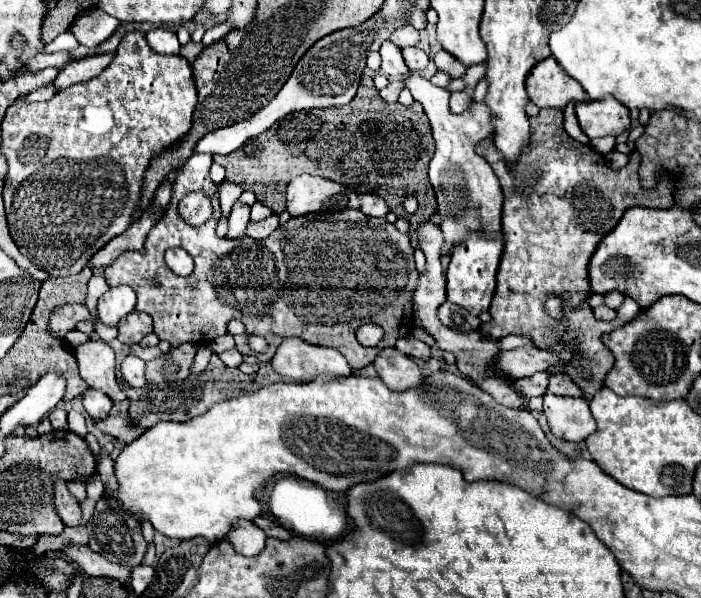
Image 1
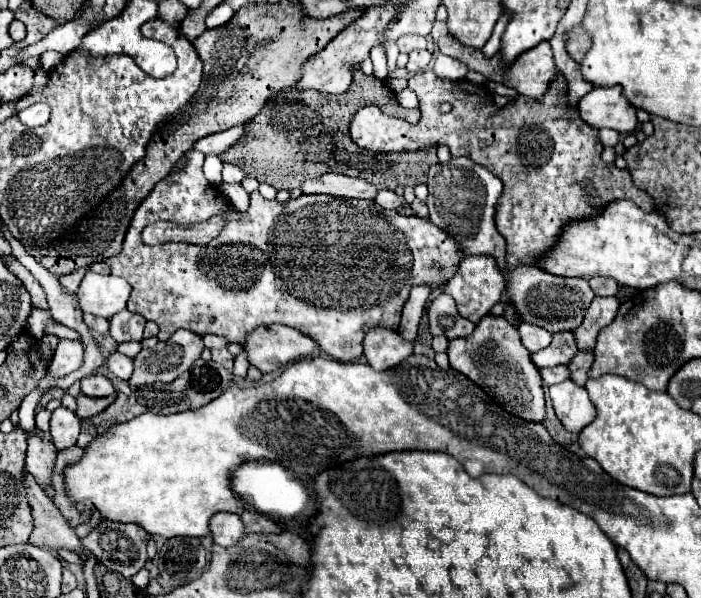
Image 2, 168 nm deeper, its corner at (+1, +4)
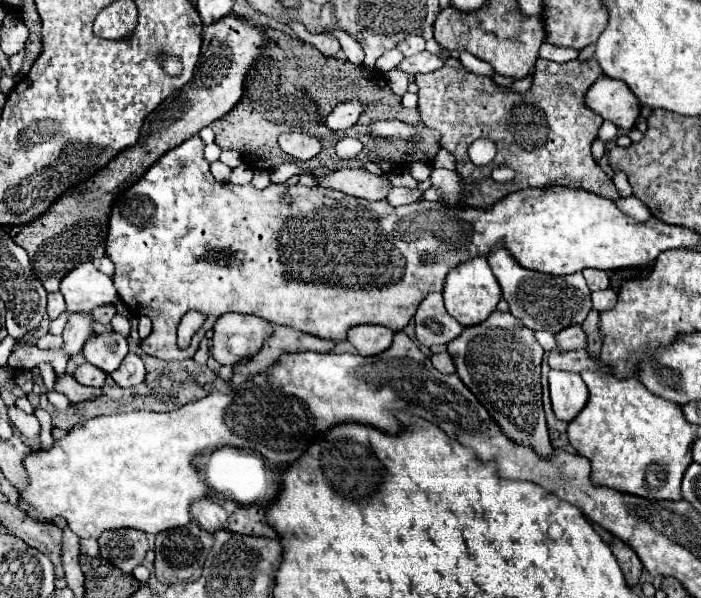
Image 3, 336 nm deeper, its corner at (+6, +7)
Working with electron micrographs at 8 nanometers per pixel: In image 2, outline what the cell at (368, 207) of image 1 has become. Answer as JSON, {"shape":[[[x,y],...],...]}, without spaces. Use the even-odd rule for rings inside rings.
{"shape":[[[379,190],[375,196],[375,204],[379,204],[385,210],[395,210],[405,202],[403,196],[397,196],[393,190]]]}

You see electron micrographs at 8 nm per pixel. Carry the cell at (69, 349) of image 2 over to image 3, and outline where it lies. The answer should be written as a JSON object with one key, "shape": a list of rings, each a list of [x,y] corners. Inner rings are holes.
{"shape":[[[70,313],[68,315],[68,323],[64,327],[64,349],[70,353],[70,355],[76,355],[84,341],[92,335],[92,325],[94,325],[94,319],[90,317],[90,313]]]}

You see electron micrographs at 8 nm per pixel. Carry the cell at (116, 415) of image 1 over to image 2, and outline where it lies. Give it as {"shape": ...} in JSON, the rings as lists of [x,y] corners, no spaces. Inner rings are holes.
{"shape":[[[81,394],[81,396],[77,398],[77,416],[83,418],[83,420],[93,418],[93,416],[101,414],[115,398],[117,398],[115,394],[111,394],[111,396],[107,396],[107,398],[89,398],[89,396],[83,396],[83,394]]]}

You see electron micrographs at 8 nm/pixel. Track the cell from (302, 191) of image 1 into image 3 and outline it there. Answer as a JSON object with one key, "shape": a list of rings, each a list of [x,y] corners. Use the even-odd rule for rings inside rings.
{"shape":[[[338,169],[332,175],[320,179],[322,187],[330,187],[342,191],[352,197],[362,197],[368,201],[384,199],[390,193],[392,183],[386,175],[374,175],[368,169]]]}

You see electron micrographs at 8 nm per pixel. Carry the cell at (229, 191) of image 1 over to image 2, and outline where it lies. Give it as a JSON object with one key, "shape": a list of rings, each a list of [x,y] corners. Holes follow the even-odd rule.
{"shape":[[[225,164],[223,166],[223,182],[225,184],[239,184],[245,178],[245,172],[235,166],[235,164]]]}

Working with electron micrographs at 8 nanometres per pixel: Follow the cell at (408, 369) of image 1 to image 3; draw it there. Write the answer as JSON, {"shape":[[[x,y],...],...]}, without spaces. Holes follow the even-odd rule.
{"shape":[[[356,325],[348,329],[348,341],[364,357],[382,353],[384,349],[388,349],[392,343],[392,337],[394,337],[394,331],[382,325]]]}

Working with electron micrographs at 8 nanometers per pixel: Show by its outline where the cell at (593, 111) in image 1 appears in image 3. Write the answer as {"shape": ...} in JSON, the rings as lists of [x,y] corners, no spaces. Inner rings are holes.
{"shape":[[[600,77],[588,89],[586,105],[624,131],[630,131],[640,115],[640,103],[634,93],[622,81],[610,77]]]}

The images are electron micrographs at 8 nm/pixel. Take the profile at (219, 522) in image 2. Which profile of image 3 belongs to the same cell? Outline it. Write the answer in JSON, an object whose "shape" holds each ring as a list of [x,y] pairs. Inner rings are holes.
{"shape":[[[202,497],[202,499],[194,501],[194,505],[190,505],[190,513],[202,529],[212,531],[212,533],[220,531],[228,519],[226,511],[216,501],[212,501],[210,497]]]}

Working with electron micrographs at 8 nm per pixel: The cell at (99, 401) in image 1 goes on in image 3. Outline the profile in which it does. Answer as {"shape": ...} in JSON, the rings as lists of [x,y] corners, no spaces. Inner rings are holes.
{"shape":[[[84,363],[80,365],[76,371],[74,371],[74,379],[78,379],[82,385],[90,385],[90,387],[102,387],[104,385],[104,379],[106,379],[106,373],[90,363]]]}

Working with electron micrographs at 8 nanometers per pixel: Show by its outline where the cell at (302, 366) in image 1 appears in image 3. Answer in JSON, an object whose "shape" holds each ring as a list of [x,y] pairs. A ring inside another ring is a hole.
{"shape":[[[226,313],[214,323],[210,355],[220,365],[236,365],[240,359],[254,357],[272,327],[272,323],[262,321],[258,317]]]}

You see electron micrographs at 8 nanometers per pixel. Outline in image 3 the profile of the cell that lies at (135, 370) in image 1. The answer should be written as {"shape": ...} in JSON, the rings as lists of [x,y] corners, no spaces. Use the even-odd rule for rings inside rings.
{"shape":[[[104,331],[84,343],[82,355],[88,363],[100,367],[106,373],[112,373],[128,355],[128,343],[124,335],[116,331]]]}

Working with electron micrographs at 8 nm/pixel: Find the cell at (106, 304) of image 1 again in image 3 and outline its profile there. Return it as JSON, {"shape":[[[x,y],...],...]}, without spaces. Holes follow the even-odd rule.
{"shape":[[[86,261],[72,269],[60,283],[60,293],[66,299],[68,311],[58,319],[58,323],[66,321],[68,313],[78,313],[78,311],[94,311],[100,305],[116,303],[118,293],[112,283],[112,279],[104,273],[100,273],[92,261]]]}

